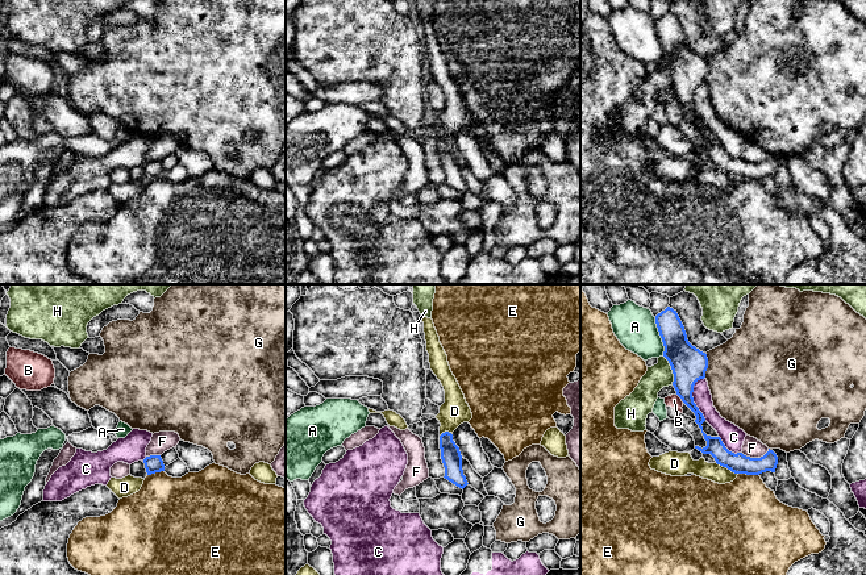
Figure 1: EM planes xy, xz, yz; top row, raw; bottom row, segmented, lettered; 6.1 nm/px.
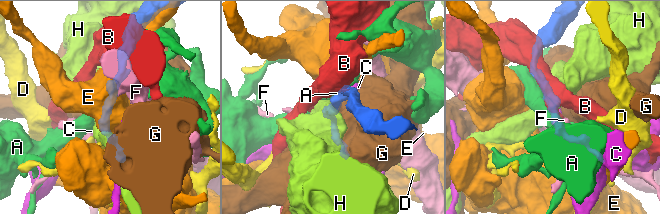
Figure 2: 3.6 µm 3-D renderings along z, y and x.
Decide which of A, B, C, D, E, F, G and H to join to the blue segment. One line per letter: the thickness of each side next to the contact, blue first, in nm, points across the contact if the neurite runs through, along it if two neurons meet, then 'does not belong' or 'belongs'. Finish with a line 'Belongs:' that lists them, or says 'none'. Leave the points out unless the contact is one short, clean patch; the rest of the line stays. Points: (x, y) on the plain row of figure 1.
A: 220/260 nm | does not belong
B: 220/80 nm | does not belong
C: 220/110 nm | does not belong
D: 130/110 nm | along yz (716, 167), (737, 179) | does not belong
E: 130/440 nm | does not belong
F: 130/120 nm | along yz (769, 154), (760, 162), (746, 162), (741, 158) | does not belong
G: 220/480 nm | does not belong
H: 220/150 nm | along yz (662, 61), (670, 71), (673, 90) | does not belong
Belongs: none

